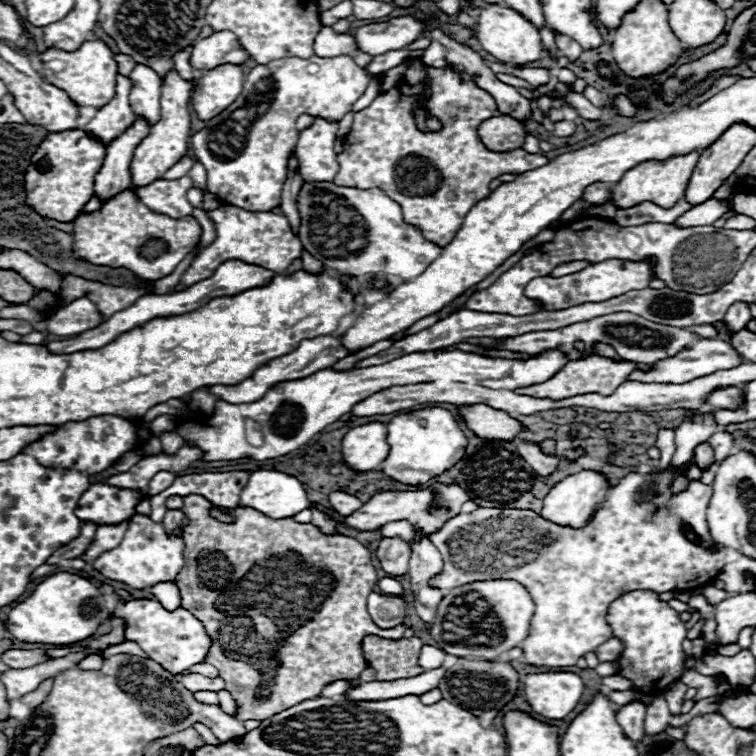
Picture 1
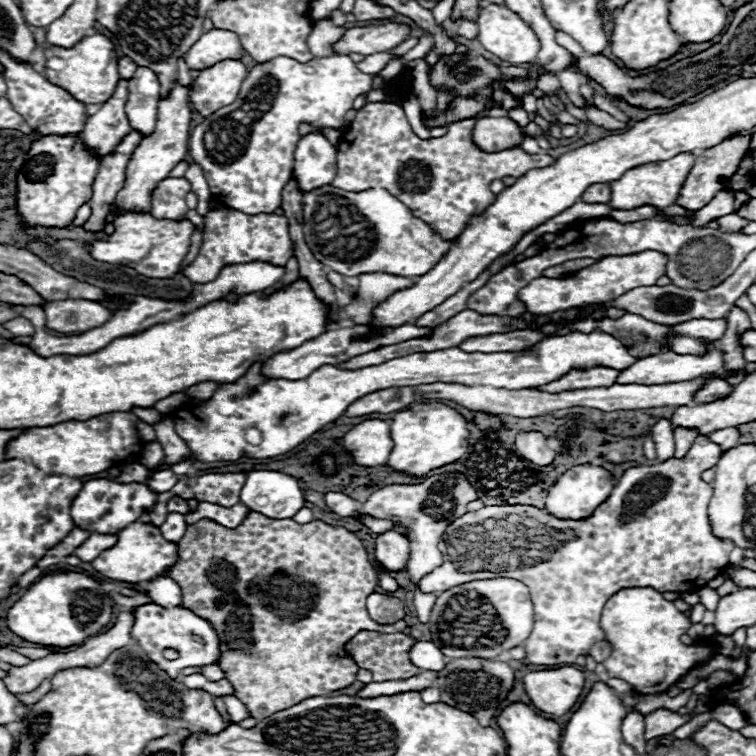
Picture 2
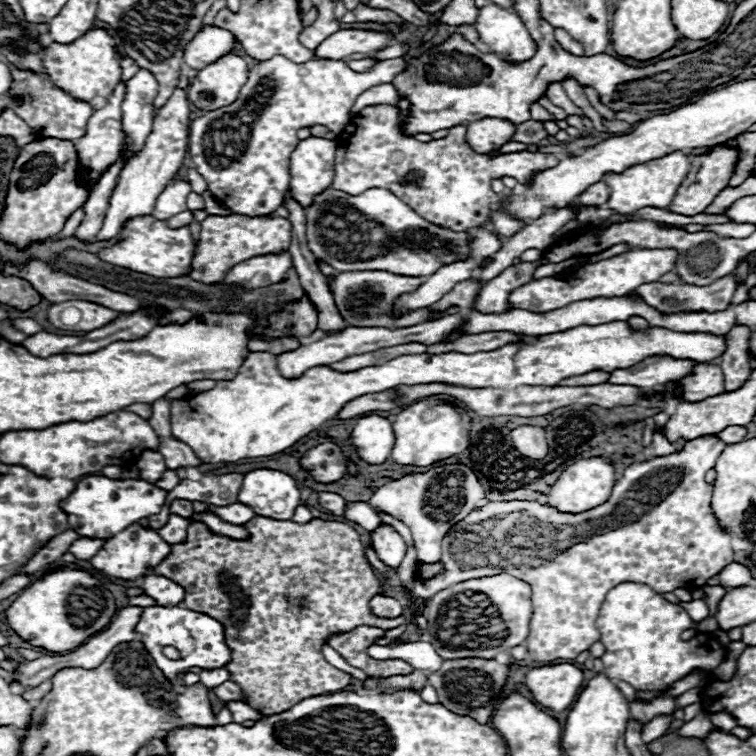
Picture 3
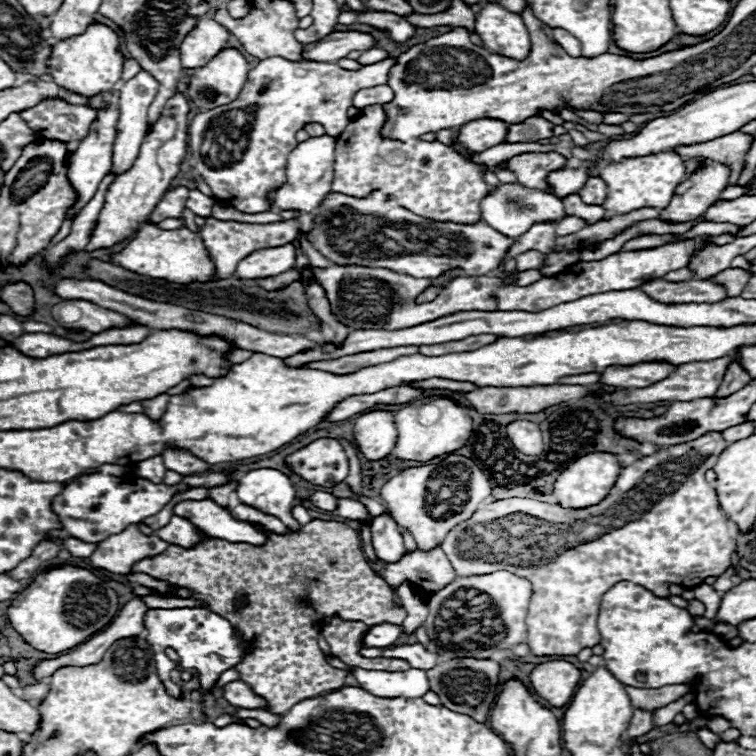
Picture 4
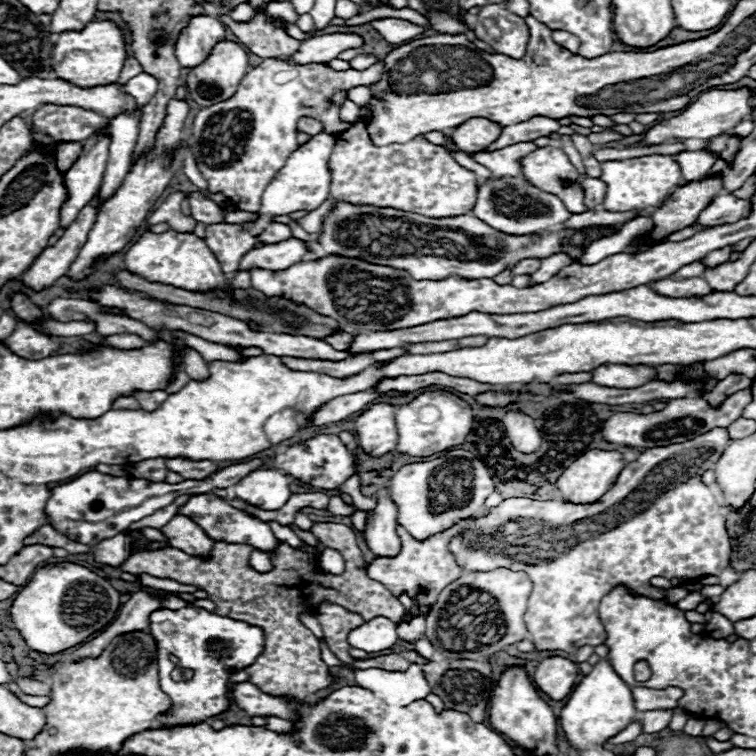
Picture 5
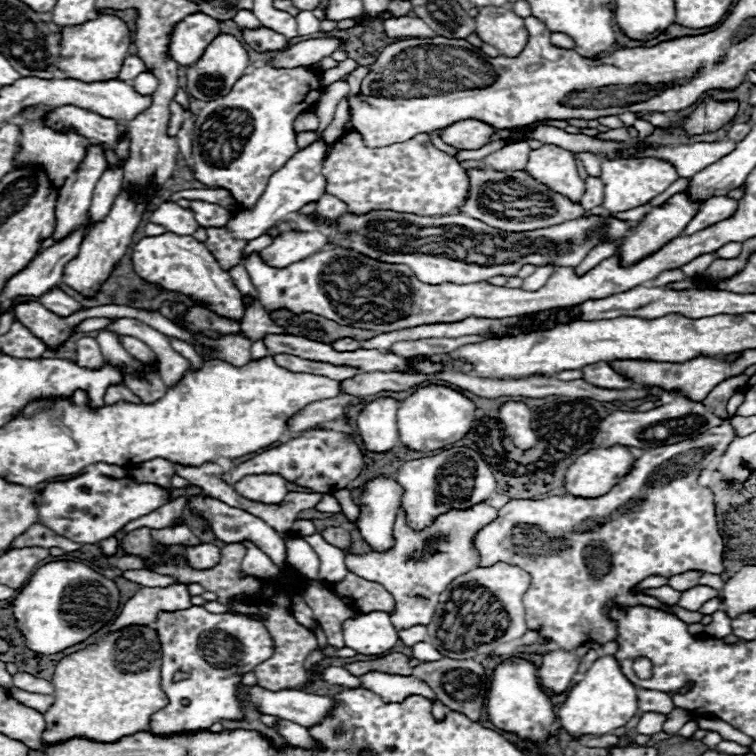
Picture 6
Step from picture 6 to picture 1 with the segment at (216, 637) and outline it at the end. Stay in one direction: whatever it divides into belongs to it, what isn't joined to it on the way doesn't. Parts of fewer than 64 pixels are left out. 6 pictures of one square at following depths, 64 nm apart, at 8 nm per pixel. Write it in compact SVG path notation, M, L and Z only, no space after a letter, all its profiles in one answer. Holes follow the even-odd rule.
M126 600L116 604L112 618L120 618L124 622L126 640L136 642L154 662L158 662L172 674L178 674L192 664L204 662L210 648L210 638L206 636L204 626L184 608L168 612L160 606L160 602L154 600Z

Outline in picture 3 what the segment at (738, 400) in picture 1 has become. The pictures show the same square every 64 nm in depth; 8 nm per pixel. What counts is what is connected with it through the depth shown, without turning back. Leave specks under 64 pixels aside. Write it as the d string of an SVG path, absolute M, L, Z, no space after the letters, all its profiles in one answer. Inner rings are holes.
M698 364L694 376L688 376L680 382L668 382L666 388L674 384L684 384L684 398L688 402L706 400L706 396L718 396L724 392L724 374L720 364Z

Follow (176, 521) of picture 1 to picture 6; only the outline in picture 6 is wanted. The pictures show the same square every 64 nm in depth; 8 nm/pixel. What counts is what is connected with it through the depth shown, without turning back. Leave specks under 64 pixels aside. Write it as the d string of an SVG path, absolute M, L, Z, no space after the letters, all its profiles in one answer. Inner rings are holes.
M198 544L198 546L184 546L186 554L190 554L190 564L194 568L212 568L218 564L220 548L214 544Z

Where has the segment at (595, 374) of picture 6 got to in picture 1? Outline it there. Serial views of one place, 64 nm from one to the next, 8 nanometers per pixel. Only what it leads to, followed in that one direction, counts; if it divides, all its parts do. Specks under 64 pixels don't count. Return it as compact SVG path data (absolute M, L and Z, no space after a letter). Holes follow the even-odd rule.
M710 338L710 340L700 340L696 344L692 344L686 352L680 352L674 358L662 360L654 364L654 370L644 374L644 372L632 372L630 380L642 380L642 382L670 382L670 384L684 384L690 380L696 380L698 376L710 376L718 370L726 370L726 368L736 368L738 364L744 364L746 360L736 352L736 348L732 348L728 342Z

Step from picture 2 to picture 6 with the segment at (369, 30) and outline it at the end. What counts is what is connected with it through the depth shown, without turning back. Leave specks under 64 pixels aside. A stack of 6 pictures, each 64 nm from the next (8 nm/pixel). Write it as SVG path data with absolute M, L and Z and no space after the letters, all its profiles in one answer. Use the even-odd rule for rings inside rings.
M312 38L312 40L304 40L304 42L294 44L286 52L274 54L274 58L270 62L280 68L312 66L312 64L320 62L322 58L332 56L332 52L340 50L340 46L342 46L340 38Z

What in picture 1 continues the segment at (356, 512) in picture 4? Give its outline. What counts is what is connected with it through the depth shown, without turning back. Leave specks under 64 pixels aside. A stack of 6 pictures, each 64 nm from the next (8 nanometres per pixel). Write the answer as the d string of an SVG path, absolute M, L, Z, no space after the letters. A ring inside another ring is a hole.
M398 520L398 522L390 522L390 524L382 526L380 528L380 534L382 536L402 536L402 540L406 540L406 542L416 540L416 530L406 520Z

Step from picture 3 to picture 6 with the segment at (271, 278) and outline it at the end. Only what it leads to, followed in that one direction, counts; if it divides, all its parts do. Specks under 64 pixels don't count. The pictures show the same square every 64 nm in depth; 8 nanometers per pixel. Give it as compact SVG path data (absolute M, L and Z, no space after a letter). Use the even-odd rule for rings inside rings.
M318 230L312 232L284 232L278 236L268 248L260 252L264 264L270 264L272 268L286 268L294 262L300 262L308 256L312 256L318 248L326 246L326 236Z

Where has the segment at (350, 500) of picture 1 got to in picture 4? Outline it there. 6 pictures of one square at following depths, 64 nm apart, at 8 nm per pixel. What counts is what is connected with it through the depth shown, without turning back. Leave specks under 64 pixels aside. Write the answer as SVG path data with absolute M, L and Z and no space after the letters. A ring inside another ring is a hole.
M316 492L314 496L310 496L310 500L314 502L314 506L322 508L322 510L336 510L336 504L338 504L338 498L334 494L328 494L328 492Z

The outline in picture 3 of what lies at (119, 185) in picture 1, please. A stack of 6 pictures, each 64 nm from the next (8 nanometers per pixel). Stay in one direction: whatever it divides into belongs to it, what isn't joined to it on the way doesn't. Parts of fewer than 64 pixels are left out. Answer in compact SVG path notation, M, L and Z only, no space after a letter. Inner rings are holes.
M120 156L106 172L102 172L98 182L90 190L90 200L84 204L86 216L76 230L78 238L82 238L82 240L94 240L96 238L98 230L102 228L102 222L104 222L106 210L110 204L110 196L116 188L116 182L118 182L118 176L120 176L124 164L126 164L126 160Z

